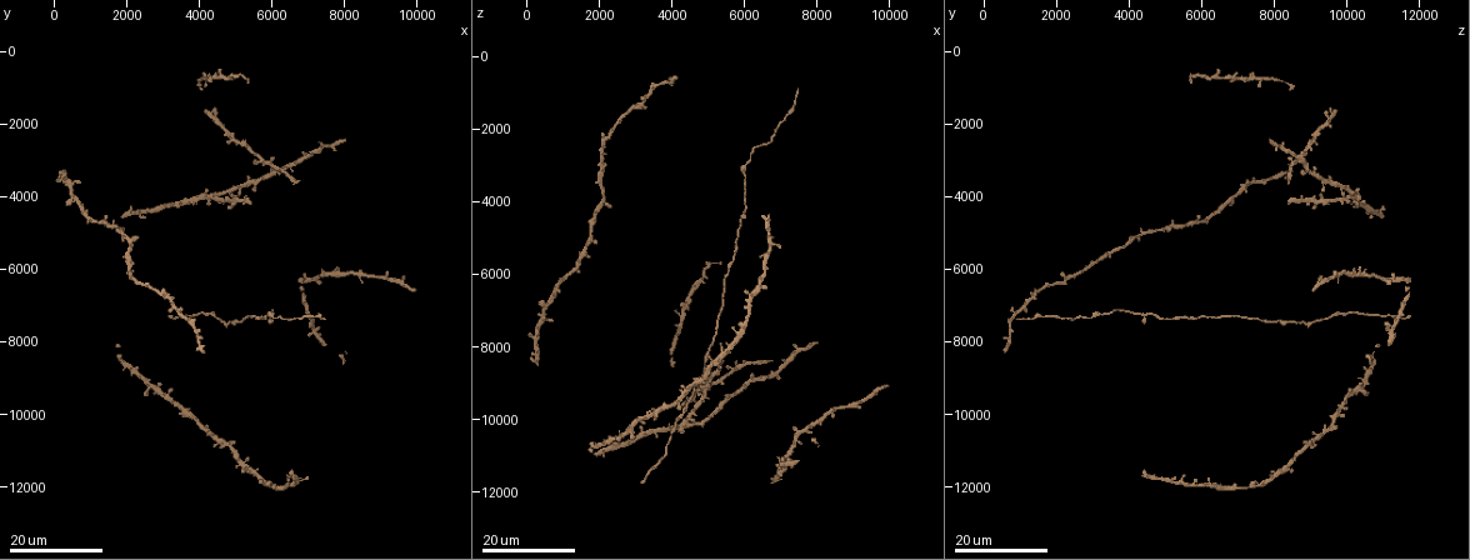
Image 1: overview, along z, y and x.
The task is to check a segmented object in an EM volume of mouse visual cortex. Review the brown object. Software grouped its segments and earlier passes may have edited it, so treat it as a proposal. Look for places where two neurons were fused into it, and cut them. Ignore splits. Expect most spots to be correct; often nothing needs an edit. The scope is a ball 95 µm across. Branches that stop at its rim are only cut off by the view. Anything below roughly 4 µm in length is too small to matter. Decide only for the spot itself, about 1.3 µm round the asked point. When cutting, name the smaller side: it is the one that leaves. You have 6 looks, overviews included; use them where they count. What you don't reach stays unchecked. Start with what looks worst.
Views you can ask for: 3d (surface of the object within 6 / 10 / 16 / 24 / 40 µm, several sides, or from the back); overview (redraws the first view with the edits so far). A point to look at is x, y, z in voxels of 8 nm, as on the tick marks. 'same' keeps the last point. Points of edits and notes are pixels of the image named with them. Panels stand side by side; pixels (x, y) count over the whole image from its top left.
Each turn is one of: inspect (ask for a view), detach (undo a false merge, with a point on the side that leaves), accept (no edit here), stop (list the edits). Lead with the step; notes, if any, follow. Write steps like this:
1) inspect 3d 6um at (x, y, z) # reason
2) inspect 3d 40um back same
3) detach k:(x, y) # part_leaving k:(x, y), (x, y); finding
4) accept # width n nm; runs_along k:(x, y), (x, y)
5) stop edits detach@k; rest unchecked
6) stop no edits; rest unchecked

inspect 3d 16um at (6300, 7400, 2500)

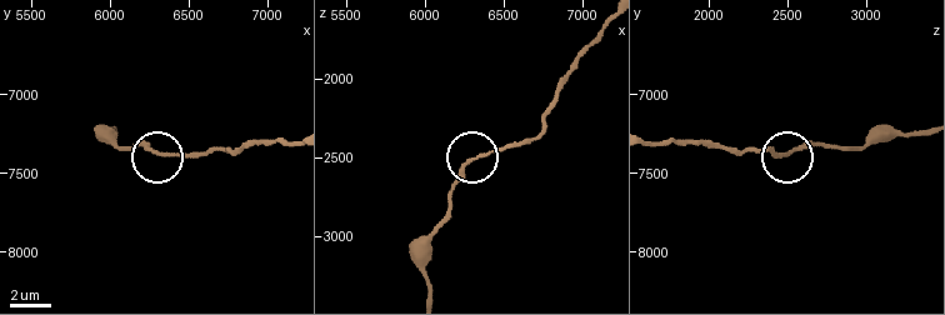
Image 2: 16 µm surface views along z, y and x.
inspect 3d 10um at (6240, 7360, 2540)

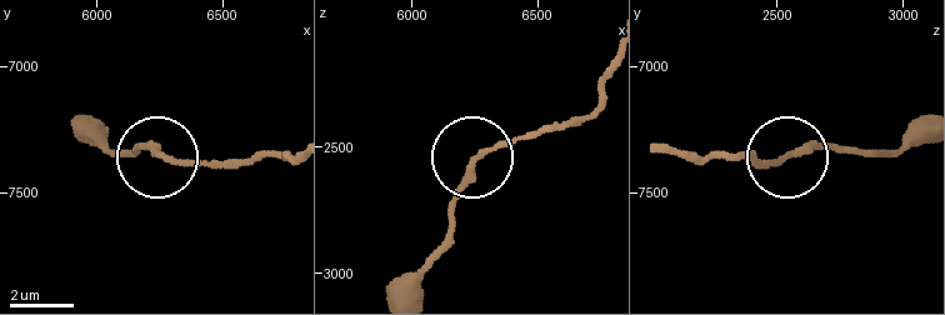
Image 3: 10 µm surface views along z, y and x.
accept # all the same neuron

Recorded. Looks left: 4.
inspect 3d 24um at (6600, 3600, 8400) # thick turns thin

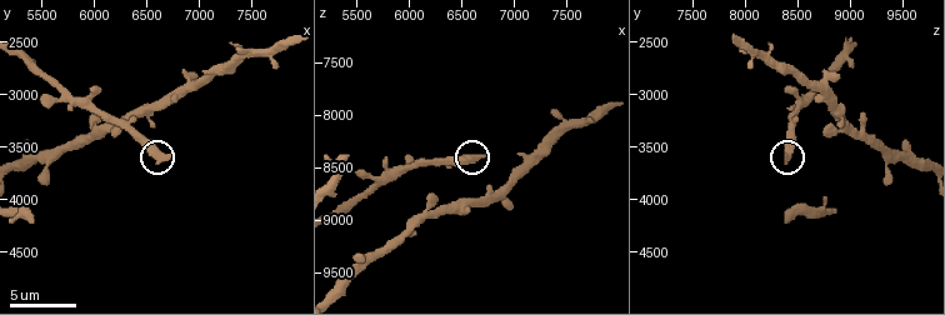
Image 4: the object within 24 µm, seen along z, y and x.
inspect 3d 10um at (6640, 3620, 8400) # closer look

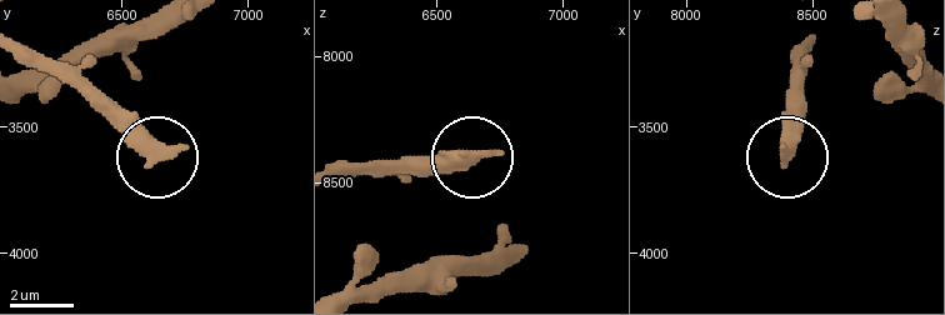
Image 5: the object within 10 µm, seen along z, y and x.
accept # width 400 nm; all the same neuron

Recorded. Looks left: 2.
inspect 3d 16um at (6700, 7300, 2300)

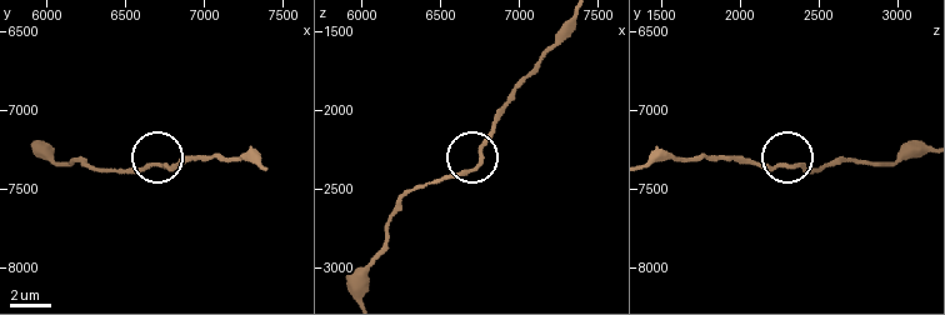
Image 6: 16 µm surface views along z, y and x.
inspect 3d 6um at (6760, 7340, 2240)

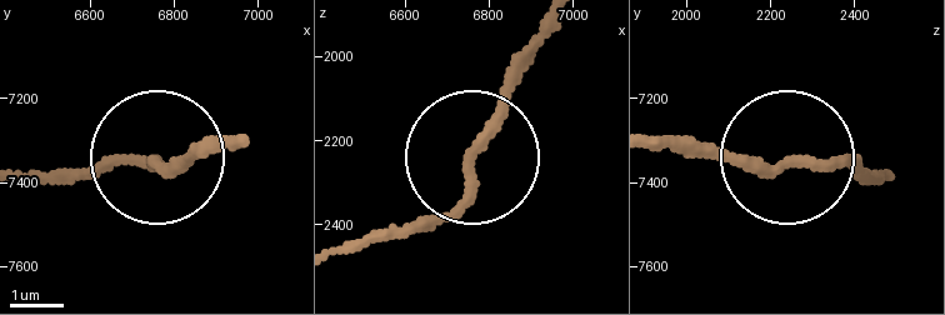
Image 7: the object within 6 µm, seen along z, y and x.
accept # runs_along 7:(341, 254), (449, 214), (508, 79), (553, 30); continuous, no second neuron

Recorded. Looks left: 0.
stop no edits; rest unchecked

